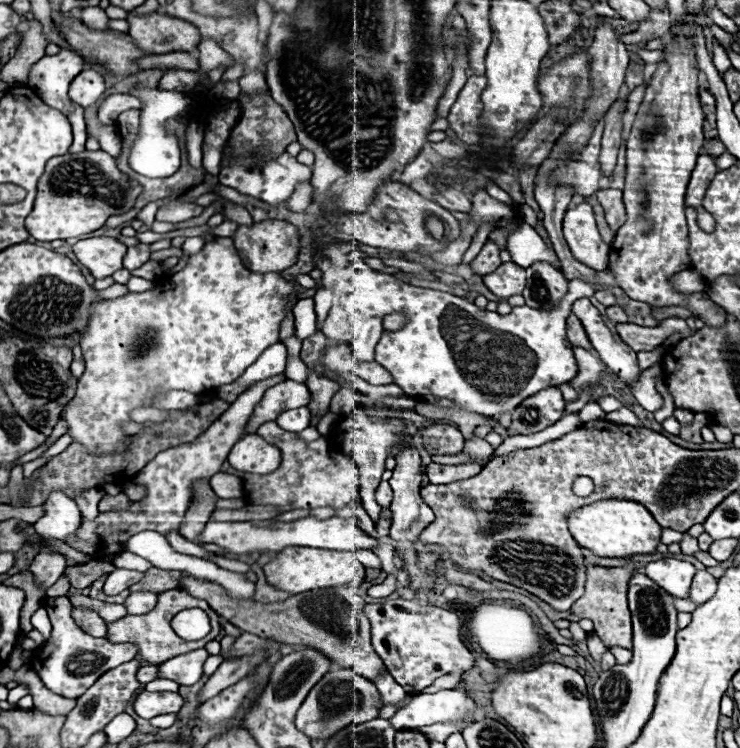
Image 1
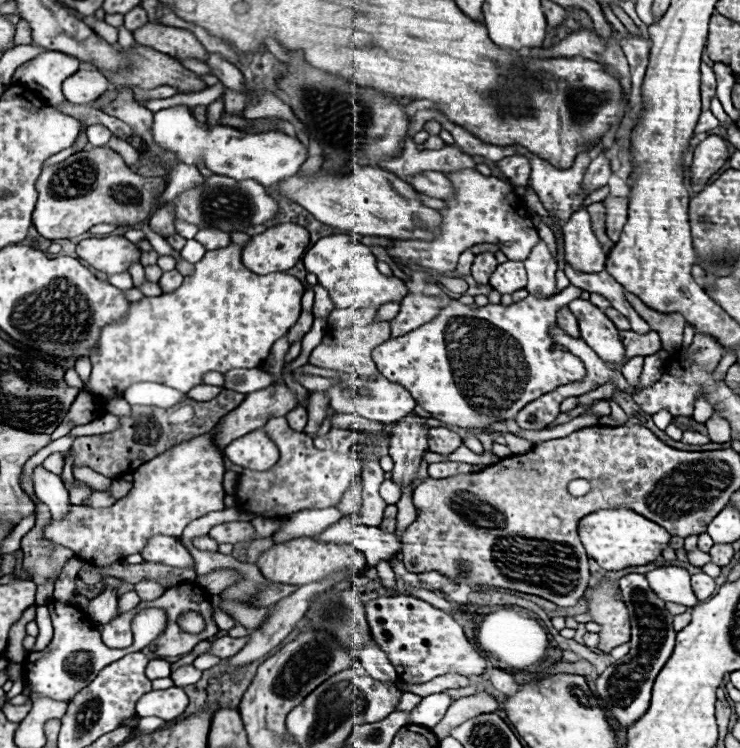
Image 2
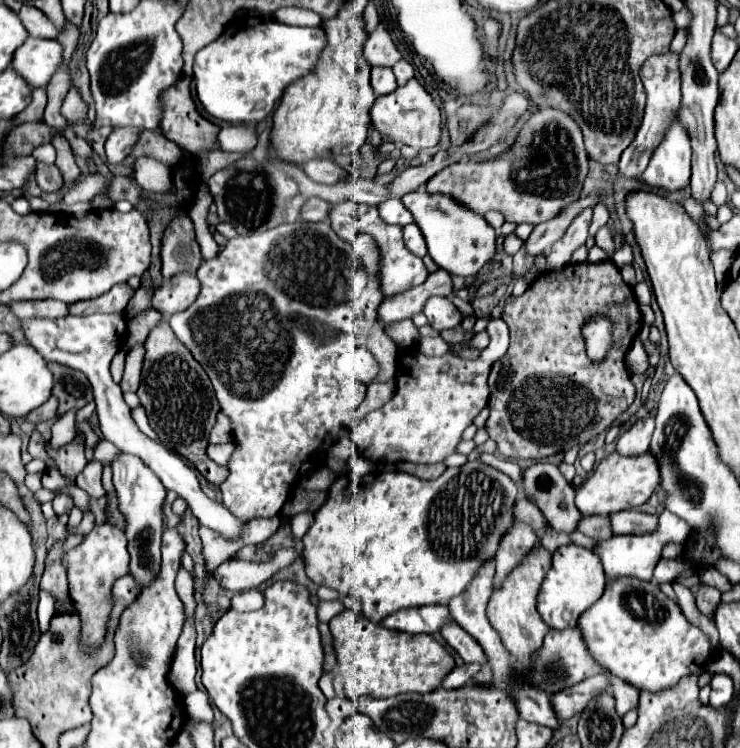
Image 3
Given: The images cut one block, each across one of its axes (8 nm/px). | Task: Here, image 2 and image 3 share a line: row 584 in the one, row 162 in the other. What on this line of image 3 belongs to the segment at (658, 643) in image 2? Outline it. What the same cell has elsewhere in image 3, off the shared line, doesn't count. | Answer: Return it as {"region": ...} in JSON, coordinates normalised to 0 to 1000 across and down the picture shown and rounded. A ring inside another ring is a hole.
{"region":[[[900,70],[895,75],[881,75],[870,83],[865,94],[865,104],[873,120],[873,147],[868,166],[859,176],[857,190],[841,203],[841,211],[835,217],[838,233],[846,238],[865,235],[870,225],[876,222],[876,214],[881,211],[881,201],[886,201],[886,193],[892,193],[892,184],[897,184],[897,176],[908,168],[908,160],[916,152],[919,144],[919,91],[916,91],[916,72]]]}

